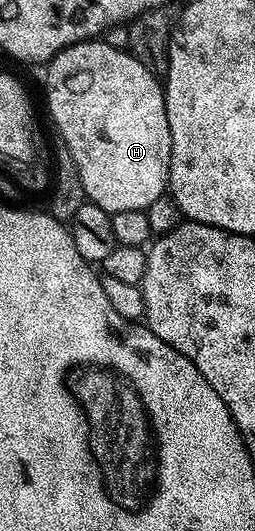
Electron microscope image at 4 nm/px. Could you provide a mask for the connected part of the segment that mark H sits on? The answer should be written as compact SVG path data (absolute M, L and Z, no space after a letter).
M86 39L83 43L72 43L64 47L53 59L50 59L45 71L45 103L49 106L49 115L61 134L64 150L71 153L75 165L79 169L79 177L83 181L85 198L90 203L99 205L103 210L110 213L123 209L145 210L159 196L166 194L169 185L169 162L171 161L171 129L167 125L167 109L165 108L165 92L163 83L154 72L148 71L136 57L128 50L112 47L106 41Z

